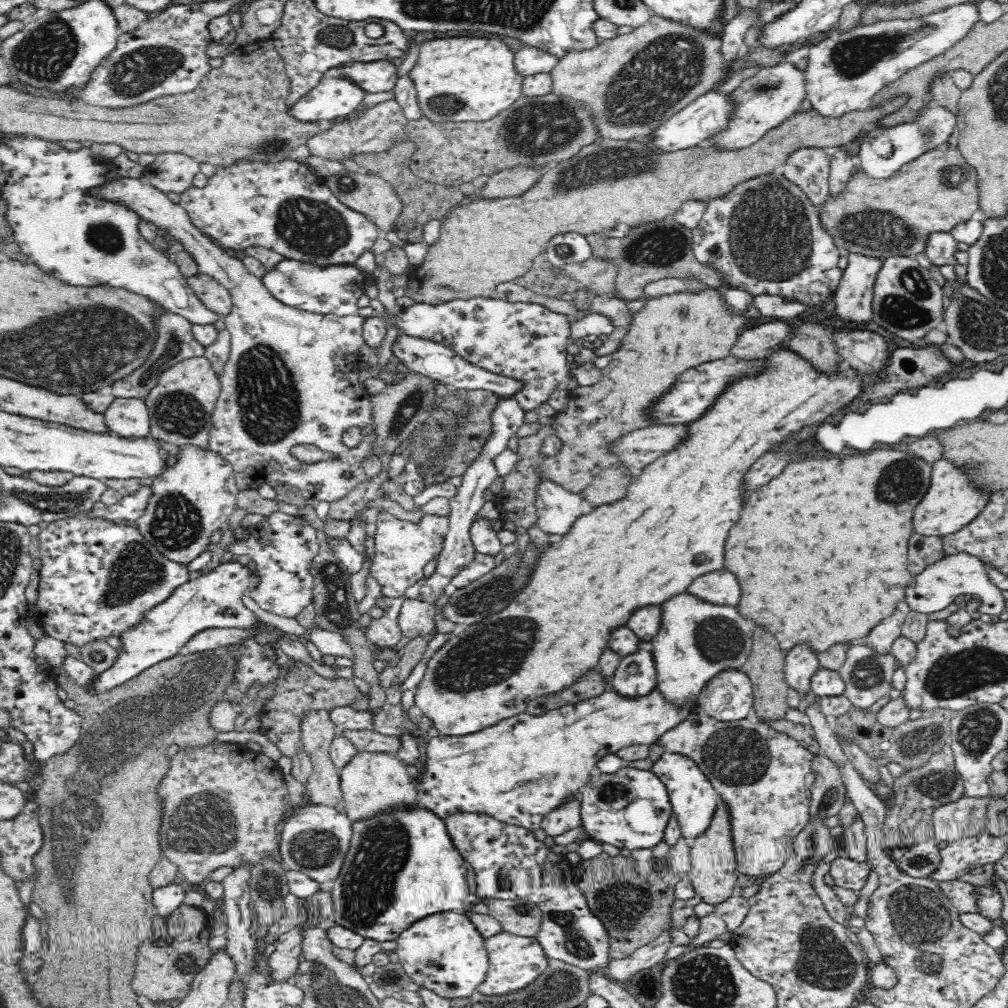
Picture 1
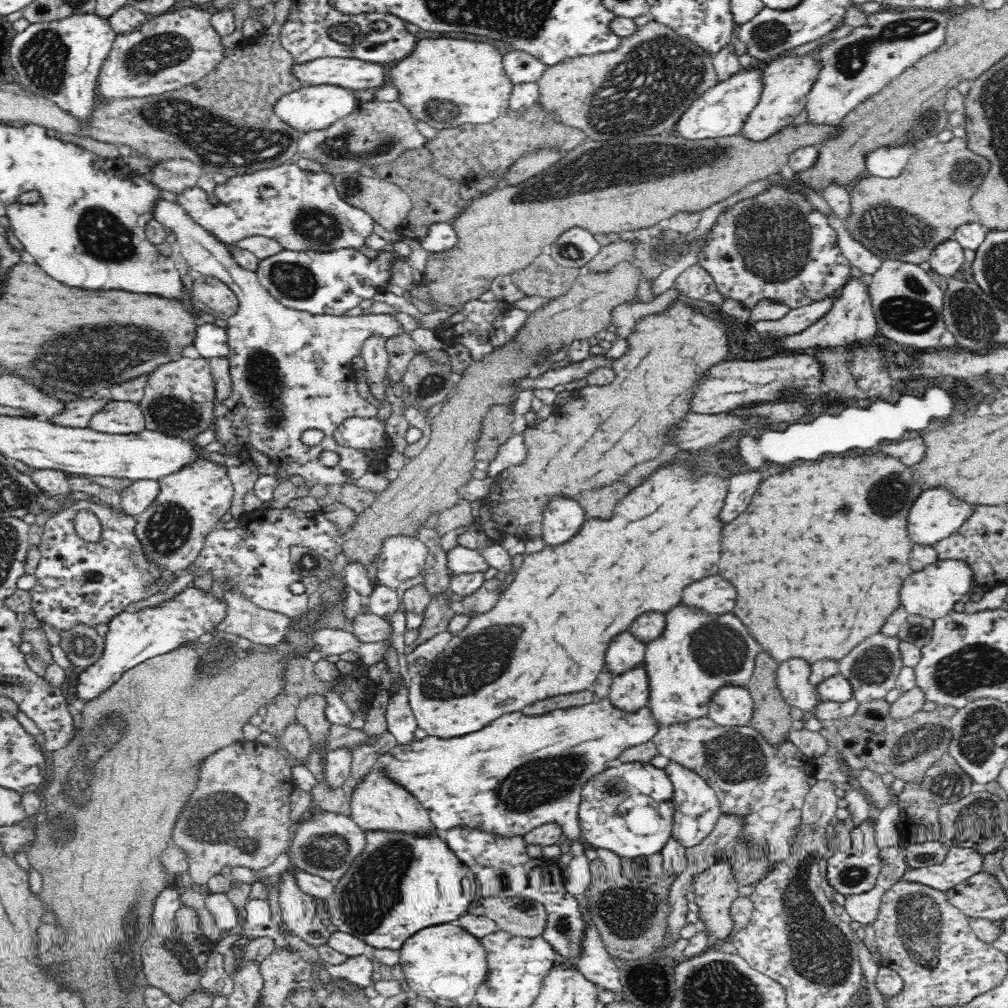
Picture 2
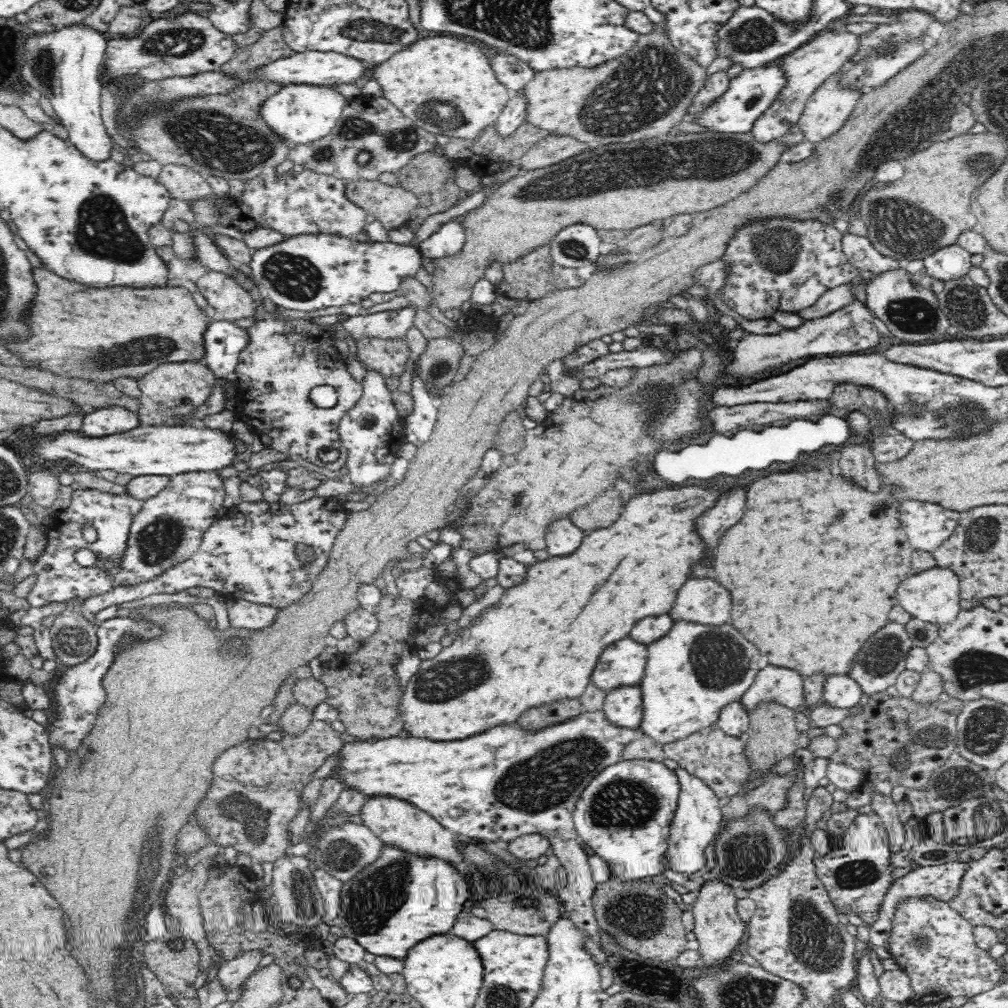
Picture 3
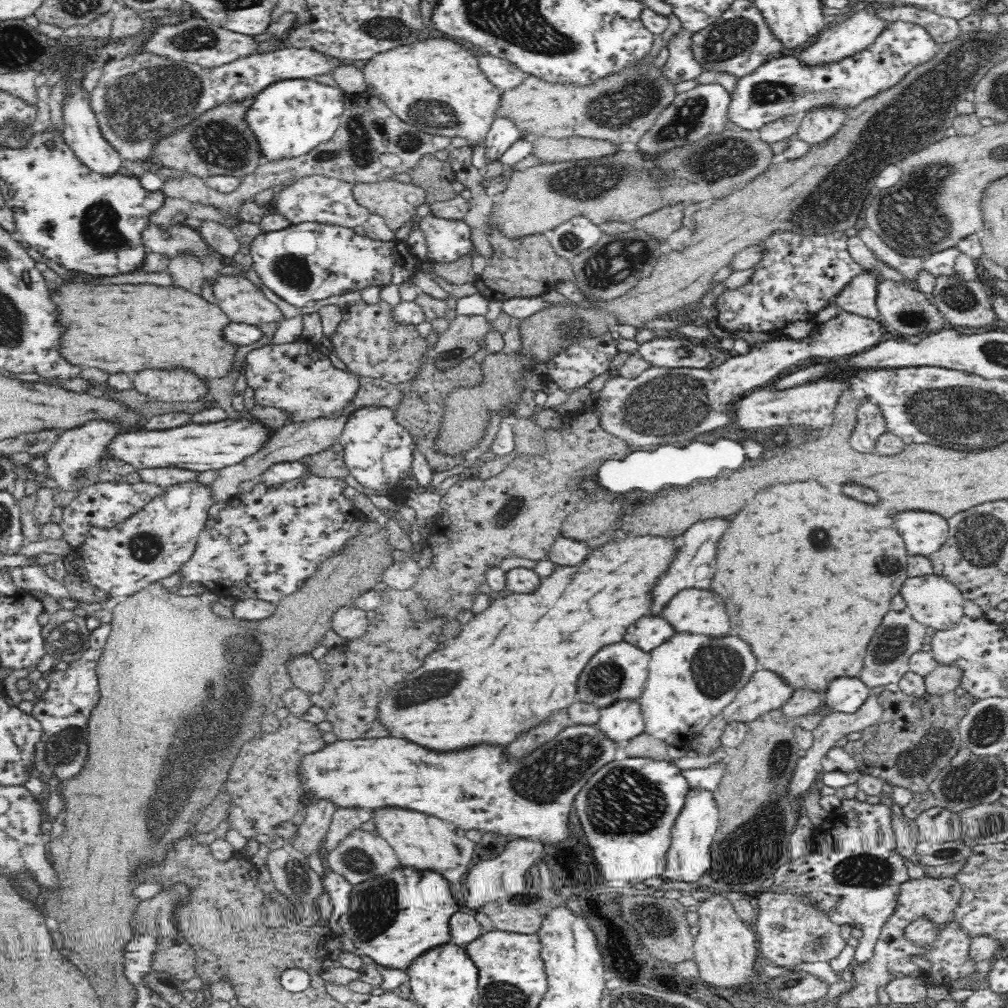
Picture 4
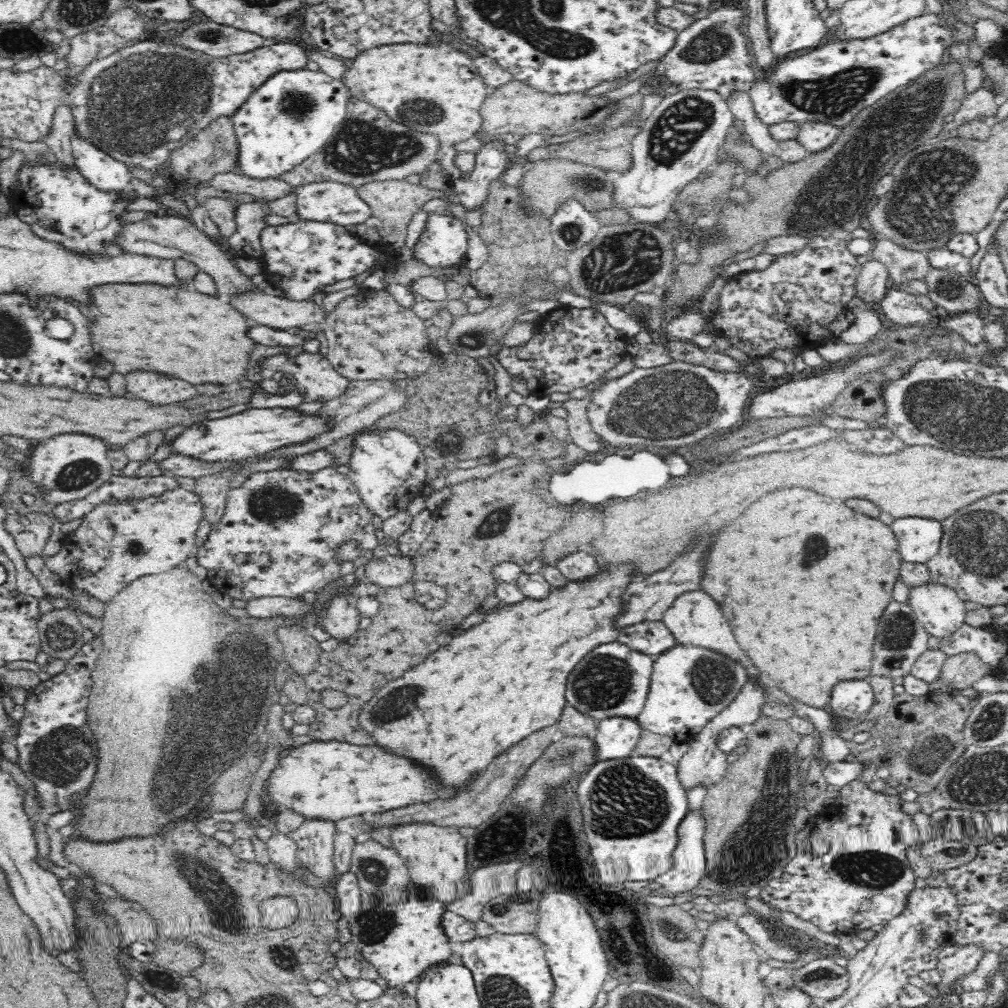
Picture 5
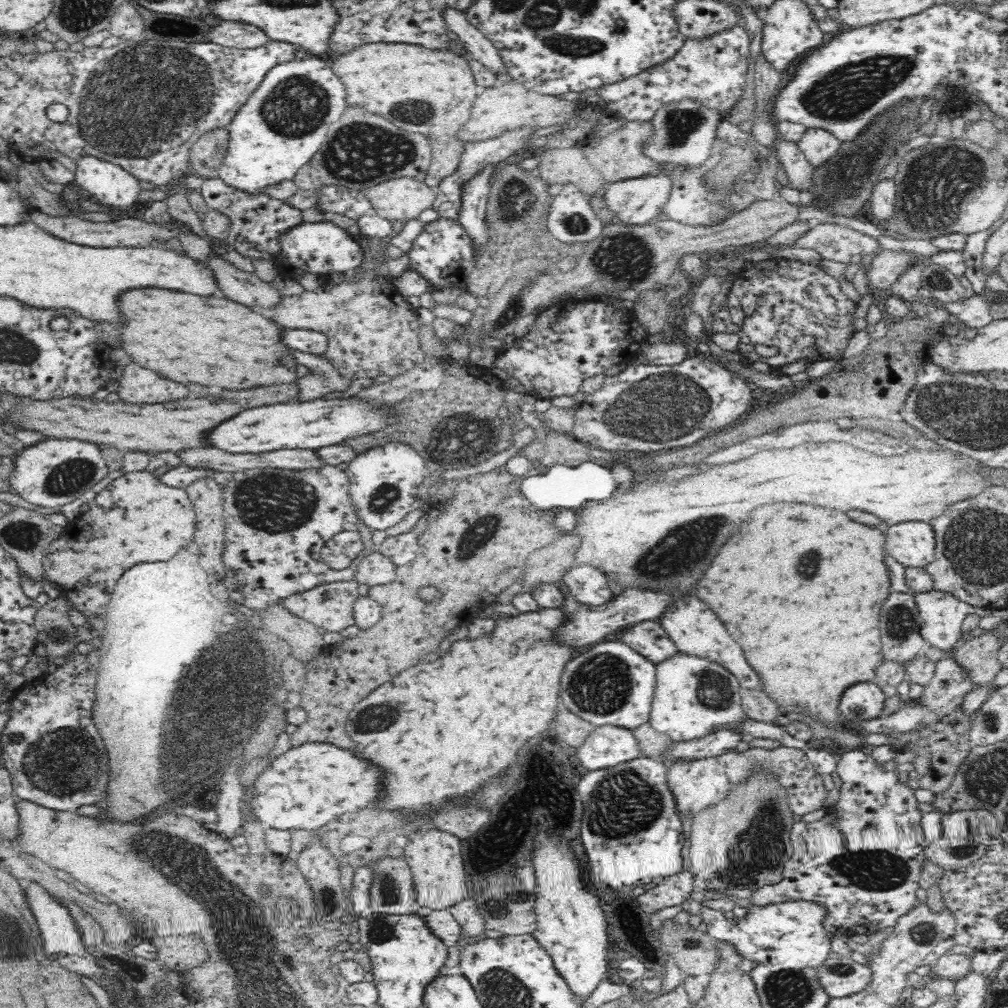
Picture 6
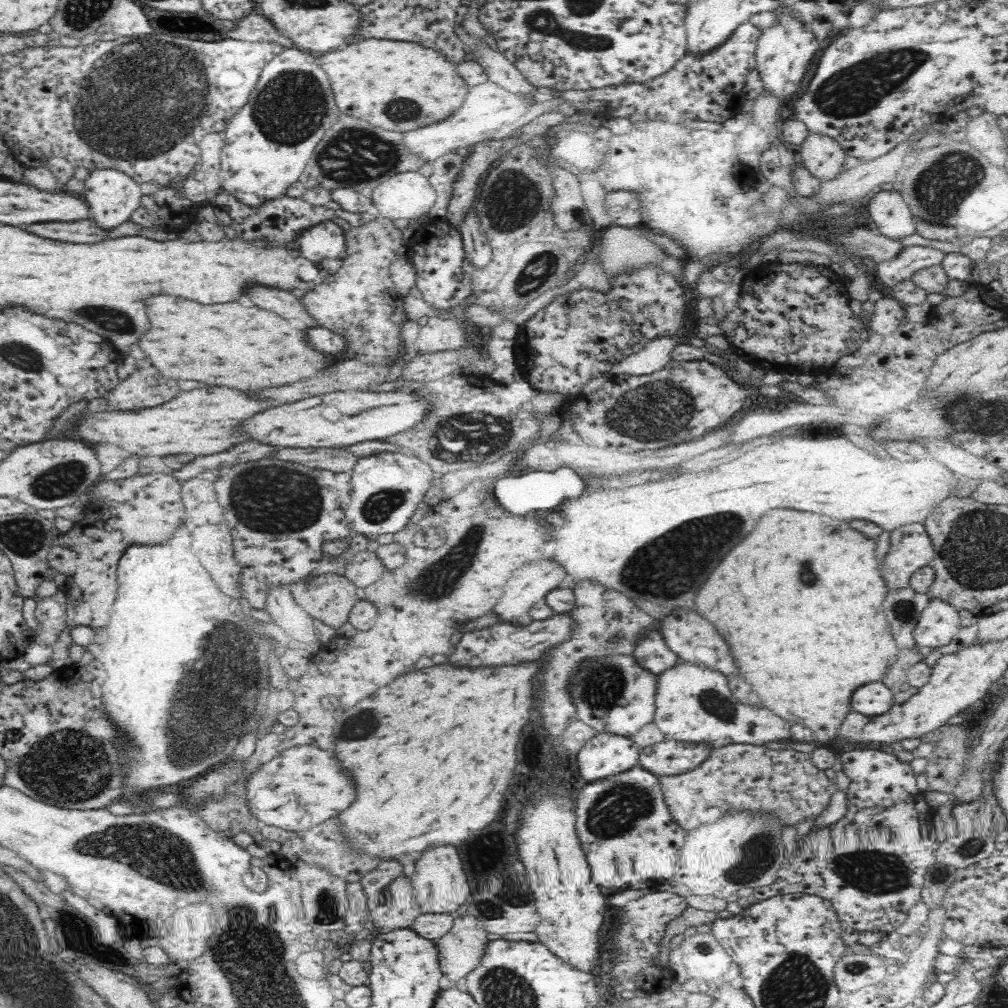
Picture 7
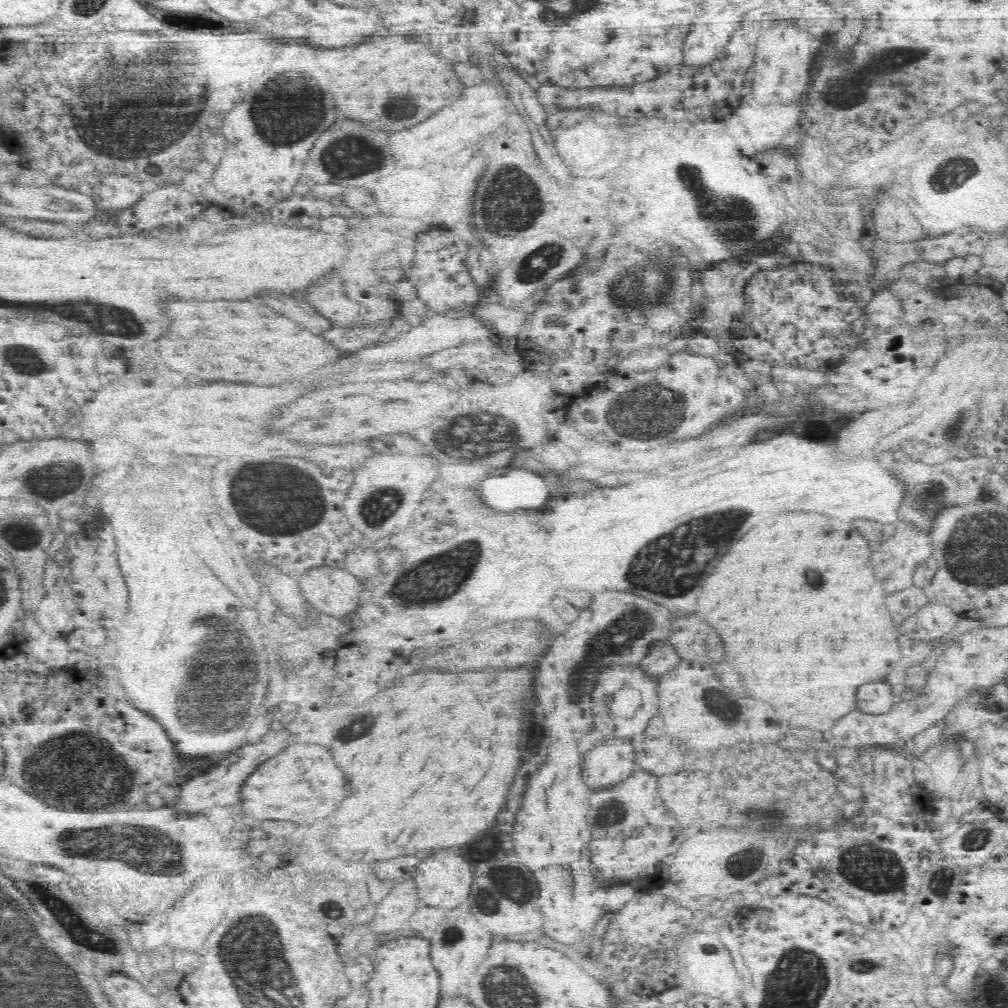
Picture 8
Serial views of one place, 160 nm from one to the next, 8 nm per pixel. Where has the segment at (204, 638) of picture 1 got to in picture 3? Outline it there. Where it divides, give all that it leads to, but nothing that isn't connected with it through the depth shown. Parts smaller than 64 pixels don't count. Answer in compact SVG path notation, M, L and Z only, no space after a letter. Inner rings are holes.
M243 599L229 600L227 603L229 622L238 629L264 628L275 619L277 613L277 609L273 606Z

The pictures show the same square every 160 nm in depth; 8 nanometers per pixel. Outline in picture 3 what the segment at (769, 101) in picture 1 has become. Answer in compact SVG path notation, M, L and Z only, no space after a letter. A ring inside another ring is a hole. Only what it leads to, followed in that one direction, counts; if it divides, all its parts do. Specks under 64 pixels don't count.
M848 29L844 32L833 32L832 30L822 30L814 38L808 40L806 44L798 47L787 55L784 60L780 60L780 65L786 69L788 84L782 92L782 98L776 100L768 112L766 112L752 128L752 136L761 143L767 143L772 140L780 140L788 130L799 122L800 116L805 109L808 98L820 88L832 74L840 72L842 66L849 63L860 50L860 35Z

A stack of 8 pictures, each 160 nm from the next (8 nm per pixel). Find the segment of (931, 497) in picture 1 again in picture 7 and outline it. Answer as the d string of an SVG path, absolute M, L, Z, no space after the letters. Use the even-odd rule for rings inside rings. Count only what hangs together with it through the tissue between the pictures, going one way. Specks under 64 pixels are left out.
M910 523L890 531L890 548L880 562L880 572L888 589L910 587L910 578L916 570L930 565L935 550L923 523Z

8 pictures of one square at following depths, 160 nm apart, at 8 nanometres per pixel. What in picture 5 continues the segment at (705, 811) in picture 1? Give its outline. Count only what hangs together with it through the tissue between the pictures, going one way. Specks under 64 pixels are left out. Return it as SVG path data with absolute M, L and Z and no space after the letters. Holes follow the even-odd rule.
M701 812L689 813L679 827L678 847L673 856L674 867L666 874L655 878L662 887L651 890L649 894L674 898L697 888L701 878L704 878L706 866L704 847L701 844L702 834L704 834L704 819Z

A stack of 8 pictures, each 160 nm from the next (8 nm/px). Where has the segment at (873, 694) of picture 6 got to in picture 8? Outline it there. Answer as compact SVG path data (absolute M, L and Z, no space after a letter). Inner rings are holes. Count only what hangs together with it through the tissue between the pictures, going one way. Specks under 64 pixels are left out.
M887 680L869 682L860 686L856 693L855 708L865 713L884 714L892 710L901 694Z

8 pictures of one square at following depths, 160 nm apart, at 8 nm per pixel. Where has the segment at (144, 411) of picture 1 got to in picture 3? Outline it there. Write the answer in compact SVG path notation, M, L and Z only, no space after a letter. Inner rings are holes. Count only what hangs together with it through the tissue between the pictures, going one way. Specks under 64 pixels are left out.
M118 406L96 408L83 418L82 426L76 431L81 436L88 436L88 439L100 439L104 436L120 434L142 424L138 422L138 413Z

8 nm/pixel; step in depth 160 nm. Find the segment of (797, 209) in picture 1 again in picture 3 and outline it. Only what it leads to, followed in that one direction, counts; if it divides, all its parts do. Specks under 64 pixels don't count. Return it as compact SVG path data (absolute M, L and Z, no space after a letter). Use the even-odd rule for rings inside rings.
M774 218L764 222L750 222L736 232L722 256L730 263L730 276L722 289L721 299L728 309L746 320L773 319L777 312L798 313L814 307L819 298L831 288L859 279L859 270L849 263L842 246L842 232L817 220L798 222L788 218Z

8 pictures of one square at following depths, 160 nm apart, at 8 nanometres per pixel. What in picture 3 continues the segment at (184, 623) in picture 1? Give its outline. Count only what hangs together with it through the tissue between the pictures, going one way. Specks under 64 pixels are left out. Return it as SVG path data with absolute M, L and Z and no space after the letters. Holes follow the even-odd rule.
M115 617L99 622L96 626L97 647L94 654L80 664L71 666L56 680L56 688L52 702L54 706L54 714L50 714L47 718L47 735L49 738L49 746L51 750L62 748L66 754L78 751L83 744L88 732L93 729L97 716L102 705L105 703L105 695L102 691L101 678L107 671L111 660L113 659L113 648L117 640L124 634L132 631L136 637L153 637L159 633L157 626L145 624L145 622L137 622L128 617Z

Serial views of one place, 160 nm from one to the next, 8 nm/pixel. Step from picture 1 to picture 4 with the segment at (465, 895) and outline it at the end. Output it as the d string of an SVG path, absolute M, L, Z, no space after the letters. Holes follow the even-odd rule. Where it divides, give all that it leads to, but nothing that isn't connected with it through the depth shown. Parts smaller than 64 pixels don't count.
M402 866L398 871L390 872L376 879L369 879L354 885L351 894L350 912L339 918L343 933L352 942L361 955L369 956L375 964L390 970L404 970L412 967L418 956L451 943L449 920L452 914L460 910L459 901L452 898L448 881L435 872L418 872Z

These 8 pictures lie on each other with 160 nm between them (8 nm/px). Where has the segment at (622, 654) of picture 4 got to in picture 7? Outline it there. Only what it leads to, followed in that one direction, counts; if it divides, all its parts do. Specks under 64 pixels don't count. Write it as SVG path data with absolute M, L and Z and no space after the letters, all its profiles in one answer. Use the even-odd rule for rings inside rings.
M600 656L584 662L582 670L572 678L570 693L578 709L578 718L598 733L631 738L646 724L654 721L657 676L640 668L632 656Z

